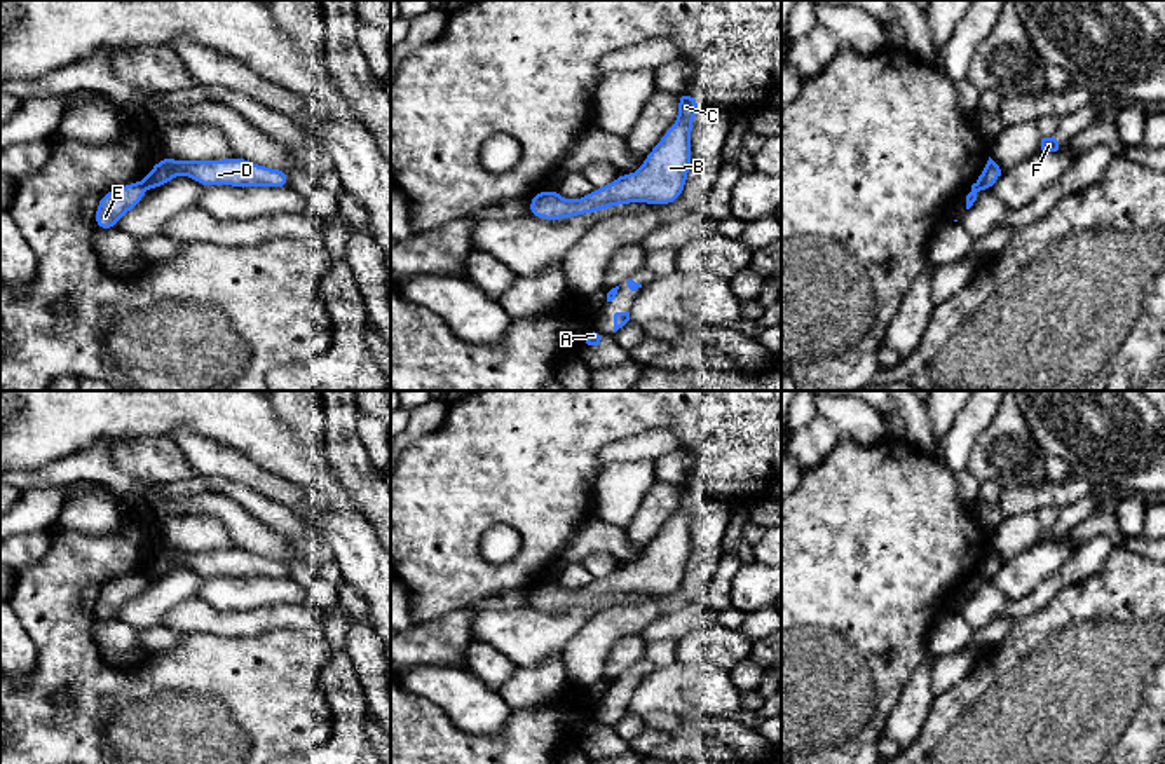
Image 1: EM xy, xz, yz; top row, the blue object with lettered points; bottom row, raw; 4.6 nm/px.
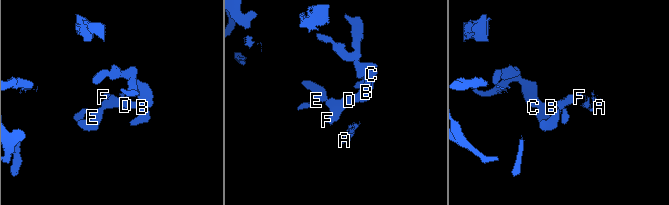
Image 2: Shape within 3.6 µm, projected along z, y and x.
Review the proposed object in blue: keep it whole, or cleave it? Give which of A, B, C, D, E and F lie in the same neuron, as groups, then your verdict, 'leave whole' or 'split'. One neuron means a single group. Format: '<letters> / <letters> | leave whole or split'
A B C D F / E | split

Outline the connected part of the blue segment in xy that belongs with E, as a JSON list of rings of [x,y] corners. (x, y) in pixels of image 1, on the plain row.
[[[134,572],[103,584],[94,605],[96,617],[99,621],[117,619],[119,609],[143,591],[143,583],[143,572]]]

